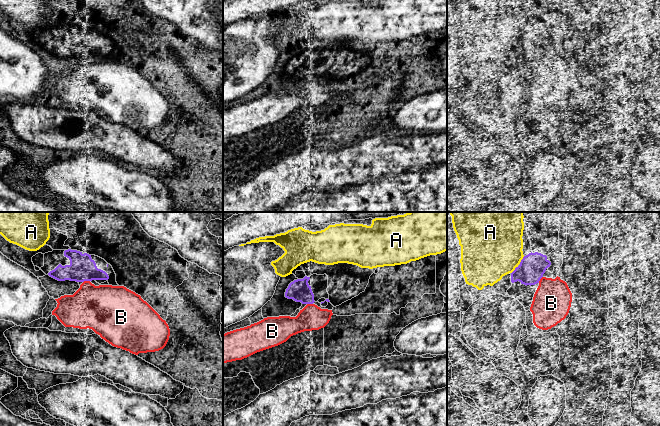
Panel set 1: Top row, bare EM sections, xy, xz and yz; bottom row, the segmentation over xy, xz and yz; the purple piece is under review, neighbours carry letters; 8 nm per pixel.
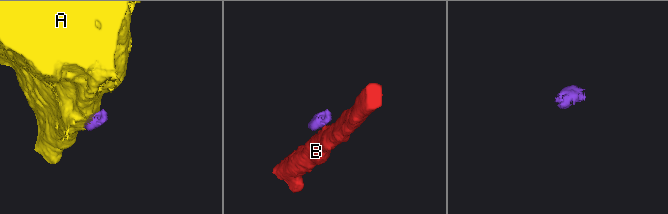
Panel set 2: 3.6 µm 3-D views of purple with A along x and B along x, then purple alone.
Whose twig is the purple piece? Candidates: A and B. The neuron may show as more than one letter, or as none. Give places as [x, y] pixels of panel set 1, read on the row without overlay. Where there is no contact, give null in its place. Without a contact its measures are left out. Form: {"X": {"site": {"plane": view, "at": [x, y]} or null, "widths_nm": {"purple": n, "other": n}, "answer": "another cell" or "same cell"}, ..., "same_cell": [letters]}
{"A": {"site": {"plane": "yz", "at": [515, 45]}, "widths_nm": {"purple": 200, "other": 440}, "answer": "another cell"}, "B": {"site": {"plane": "xy", "at": [86, 56]}, "widths_nm": {"purple": 220, "other": 360}, "answer": "another cell"}, "same_cell": []}

